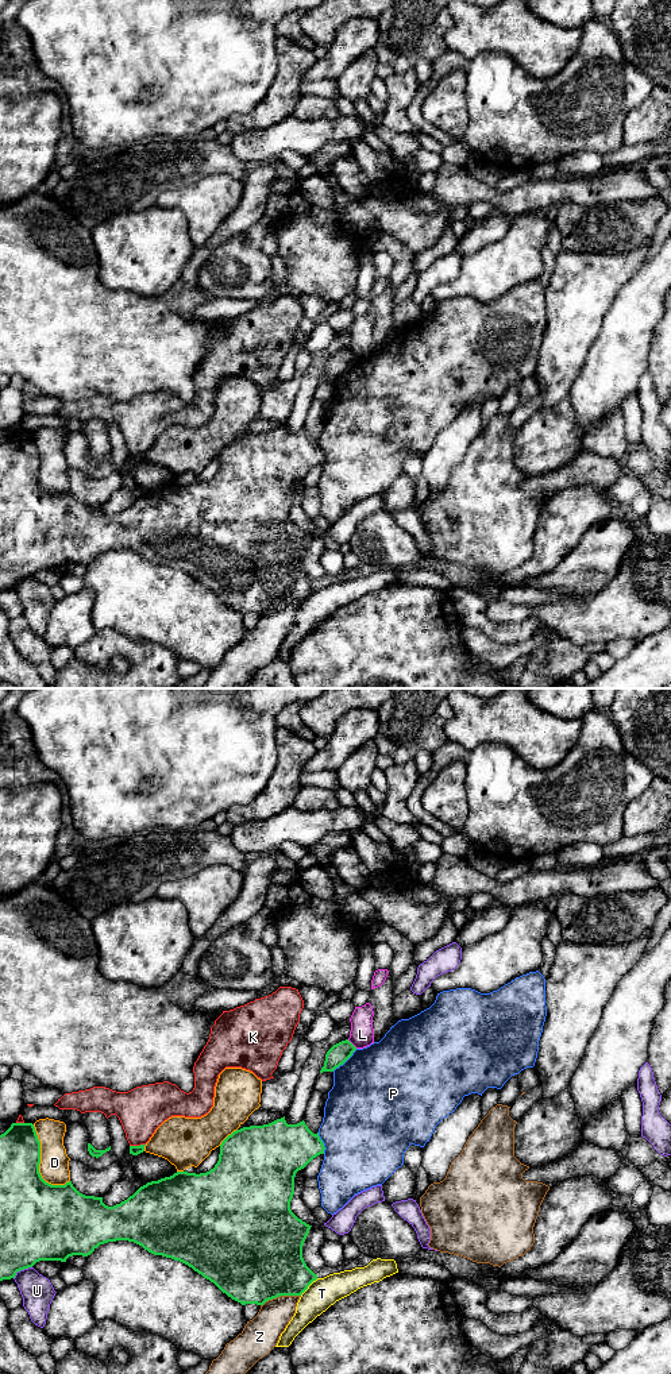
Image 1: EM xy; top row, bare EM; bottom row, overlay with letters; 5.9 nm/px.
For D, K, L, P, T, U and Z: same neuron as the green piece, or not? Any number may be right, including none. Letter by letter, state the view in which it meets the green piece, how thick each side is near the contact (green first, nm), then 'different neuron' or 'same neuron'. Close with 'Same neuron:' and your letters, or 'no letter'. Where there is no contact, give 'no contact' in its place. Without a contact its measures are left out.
D: xy | 320/180 nm | different neuron
K: xy | 60/280 nm | different neuron
L: xy | 120/140 nm | different neuron
P: xy | 120/500 nm | different neuron
T: xy | 380/180 nm | different neuron
U: xy | 380/190 nm | different neuron
Z: xy | 500/200 nm | different neuron
Same neuron: no letter

